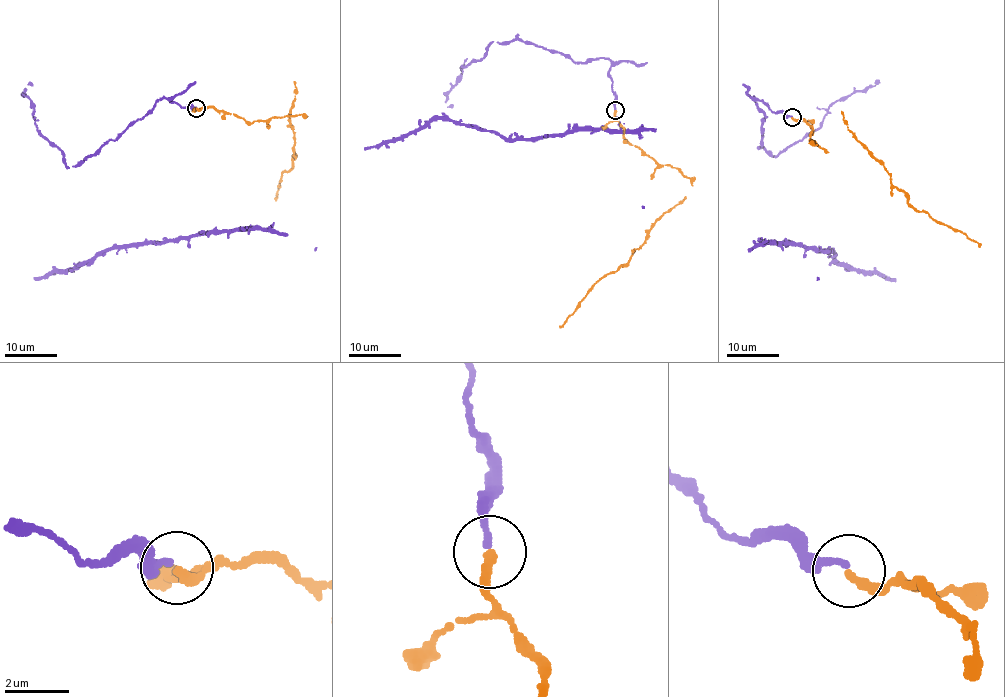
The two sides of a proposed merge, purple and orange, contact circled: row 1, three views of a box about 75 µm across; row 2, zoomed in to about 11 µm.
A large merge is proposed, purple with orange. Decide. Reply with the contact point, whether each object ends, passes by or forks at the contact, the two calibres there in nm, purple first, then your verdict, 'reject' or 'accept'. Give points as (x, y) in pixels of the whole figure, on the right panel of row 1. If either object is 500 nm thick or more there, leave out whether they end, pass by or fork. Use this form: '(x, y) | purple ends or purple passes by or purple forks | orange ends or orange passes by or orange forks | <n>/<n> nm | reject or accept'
(792, 117) | purple ends | orange ends | 220/280 nm | accept

